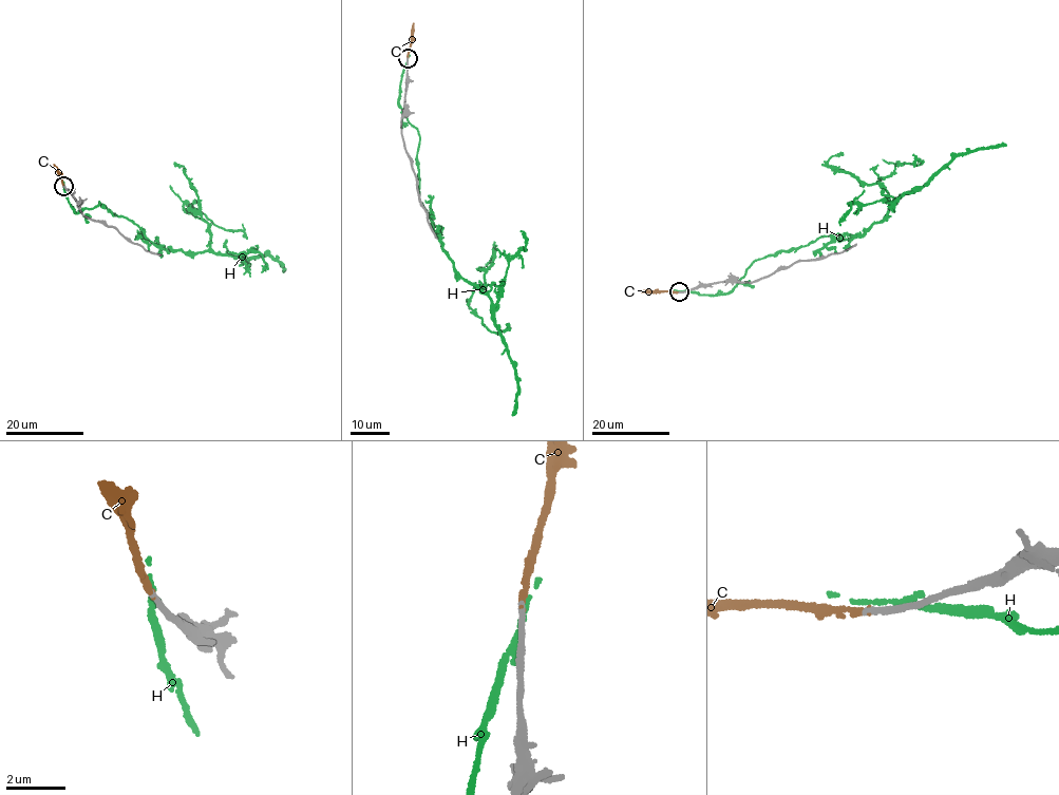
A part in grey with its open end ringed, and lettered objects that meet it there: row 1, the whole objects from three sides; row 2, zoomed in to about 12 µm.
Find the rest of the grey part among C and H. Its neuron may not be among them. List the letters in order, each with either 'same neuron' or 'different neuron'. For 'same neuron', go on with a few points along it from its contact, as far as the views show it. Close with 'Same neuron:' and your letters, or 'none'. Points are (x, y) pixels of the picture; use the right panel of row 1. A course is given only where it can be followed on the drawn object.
C: same neuron; it runs (680, 291), (639, 291)
H: different neuron
Same neuron: C

